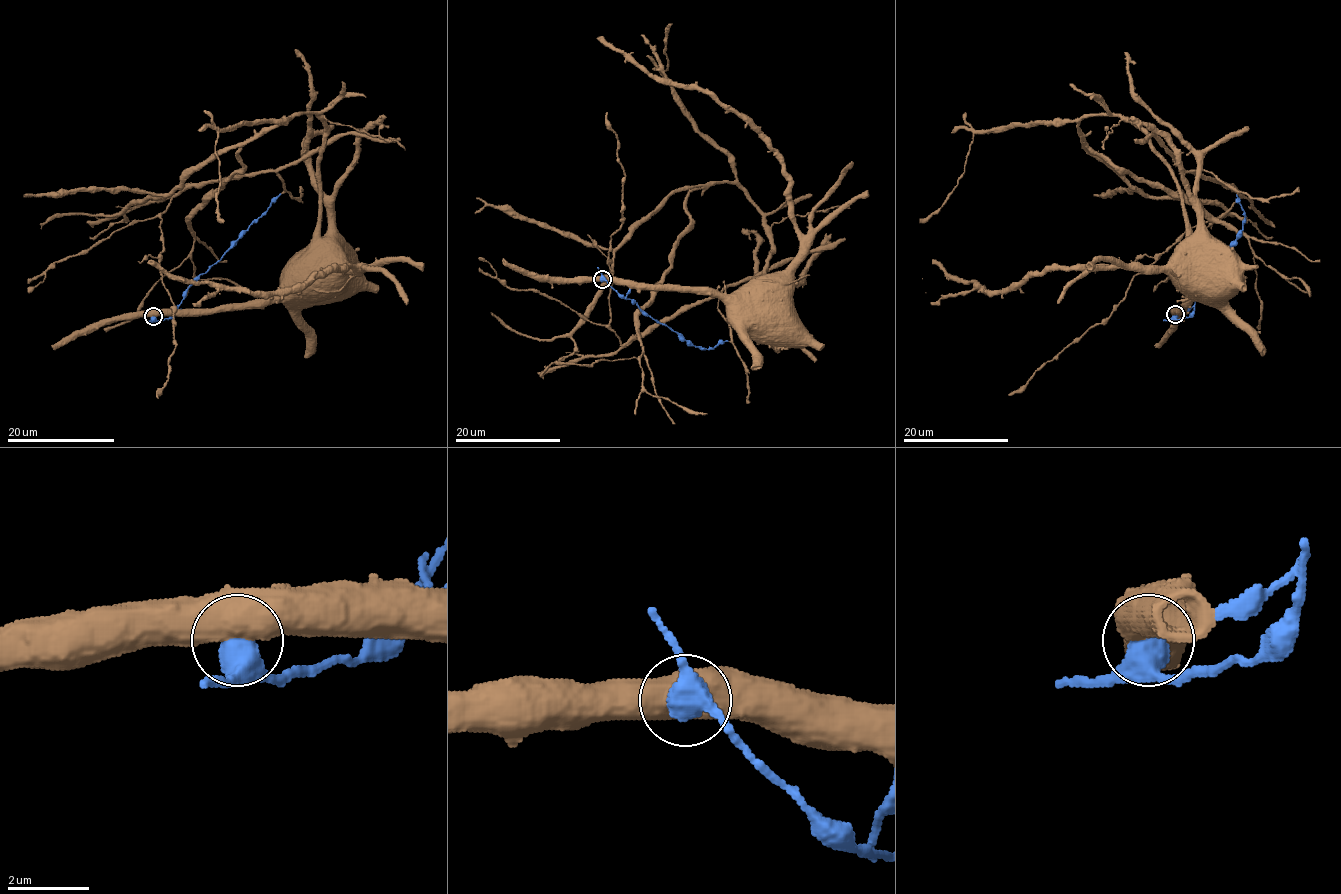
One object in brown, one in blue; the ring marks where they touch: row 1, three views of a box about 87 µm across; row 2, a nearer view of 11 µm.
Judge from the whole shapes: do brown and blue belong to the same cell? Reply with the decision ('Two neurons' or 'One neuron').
One neuron

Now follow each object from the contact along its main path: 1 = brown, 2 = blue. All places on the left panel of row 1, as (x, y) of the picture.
1: (153, 316), (267, 305), (279, 298), (321, 256), (336, 258), (338, 265)
2: (153, 316), (157, 321), (169, 317), (184, 293), (217, 262), (281, 193)

